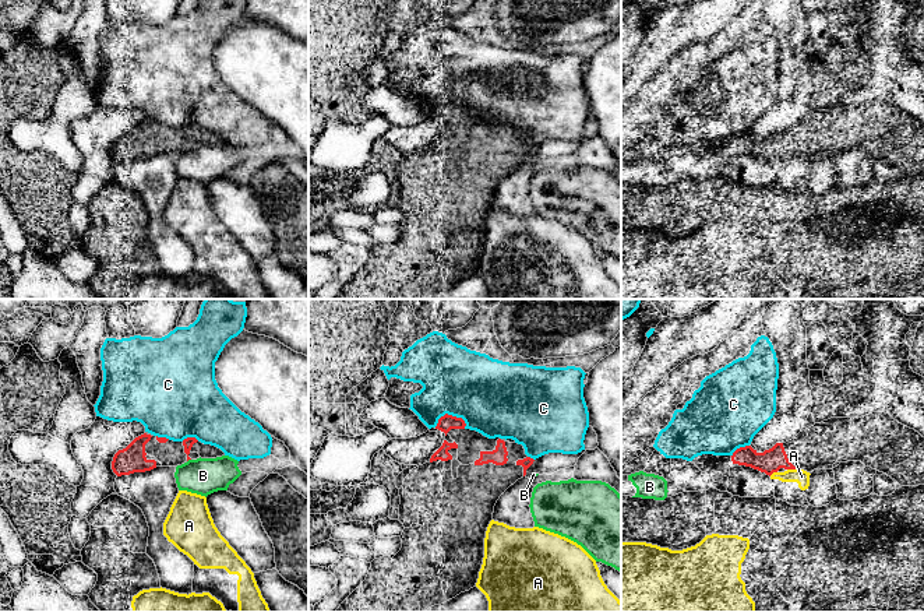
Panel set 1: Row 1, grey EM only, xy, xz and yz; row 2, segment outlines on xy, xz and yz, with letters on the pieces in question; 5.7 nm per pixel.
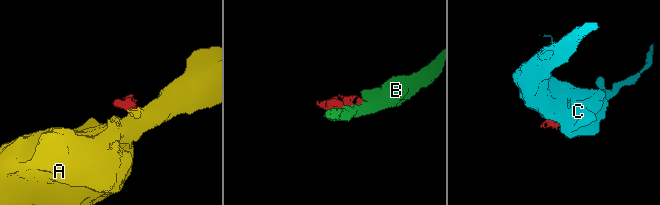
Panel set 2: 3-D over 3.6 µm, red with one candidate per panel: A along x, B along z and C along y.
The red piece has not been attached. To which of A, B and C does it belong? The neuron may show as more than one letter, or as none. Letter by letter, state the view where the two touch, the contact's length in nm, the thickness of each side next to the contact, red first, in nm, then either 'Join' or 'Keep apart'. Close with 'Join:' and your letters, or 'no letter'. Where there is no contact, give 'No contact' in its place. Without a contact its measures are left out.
A: Touches red in yz. Shared border 60 nm. Thickness 140 nm (red) against 90 nm. Keep apart
B: Touches red in xy. Shared border 30 nm. Thickness 60 nm (red) against 200 nm. Keep apart
C: Touches red in xz. Shared border 190 nm. Thickness 90 nm (red) against 400 nm. Keep apart
Join: no letter

